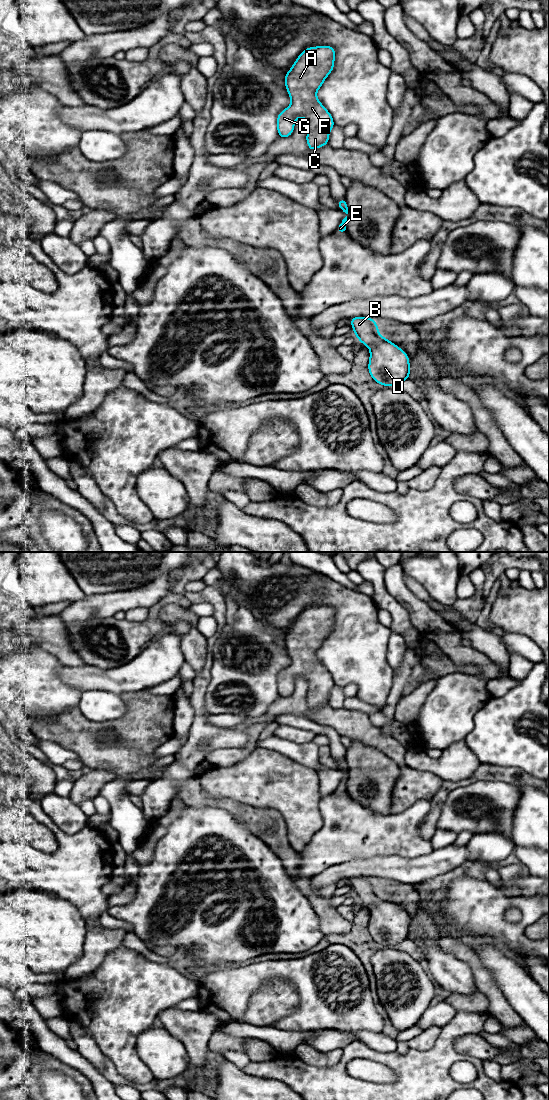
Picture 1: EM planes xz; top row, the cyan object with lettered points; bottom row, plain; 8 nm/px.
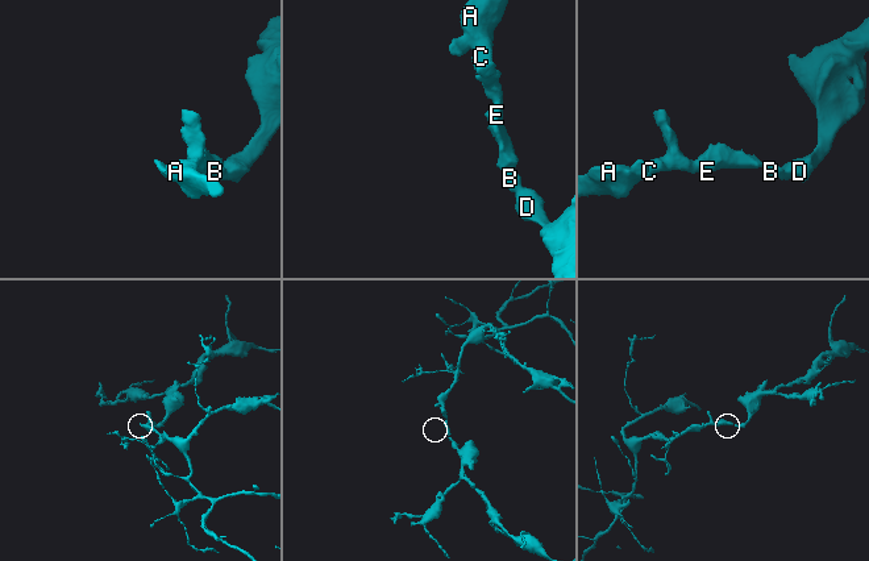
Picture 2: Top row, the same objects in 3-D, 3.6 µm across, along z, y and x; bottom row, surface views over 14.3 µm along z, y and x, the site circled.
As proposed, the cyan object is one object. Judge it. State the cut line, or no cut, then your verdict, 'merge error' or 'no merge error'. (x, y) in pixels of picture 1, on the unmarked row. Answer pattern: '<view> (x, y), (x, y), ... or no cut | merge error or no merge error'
no cut | no merge error

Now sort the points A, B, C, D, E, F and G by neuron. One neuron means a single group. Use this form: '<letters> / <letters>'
A B C D E F G

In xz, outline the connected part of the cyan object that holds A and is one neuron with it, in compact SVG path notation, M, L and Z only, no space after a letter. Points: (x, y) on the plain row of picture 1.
M331 606L308 607L285 634L285 646L292 662L288 668L278 674L277 690L280 698L290 696L293 693L296 678L303 677L308 683L306 701L309 709L314 711L318 707L329 704L329 693L335 683L331 674L319 662L316 652L333 630L334 619L335 609Z

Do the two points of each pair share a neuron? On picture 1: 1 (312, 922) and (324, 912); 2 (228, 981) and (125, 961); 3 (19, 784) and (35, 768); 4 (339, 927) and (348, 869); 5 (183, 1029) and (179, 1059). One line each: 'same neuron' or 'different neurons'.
1: different neurons
2: different neurons
3: different neurons
4: different neurons
5: different neurons

